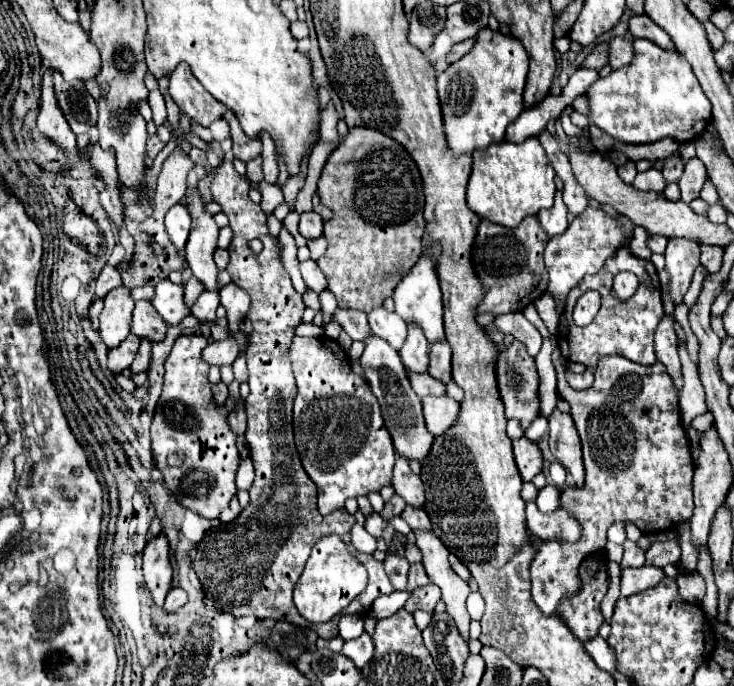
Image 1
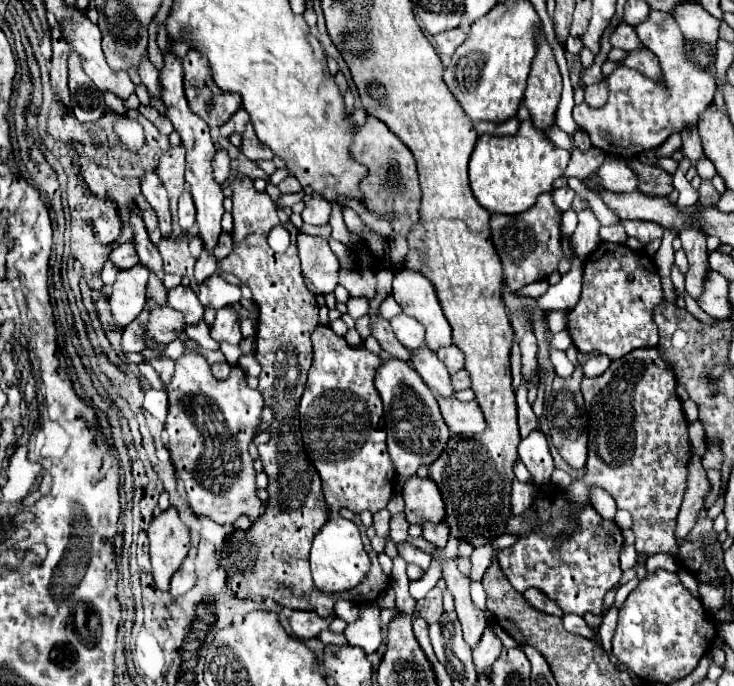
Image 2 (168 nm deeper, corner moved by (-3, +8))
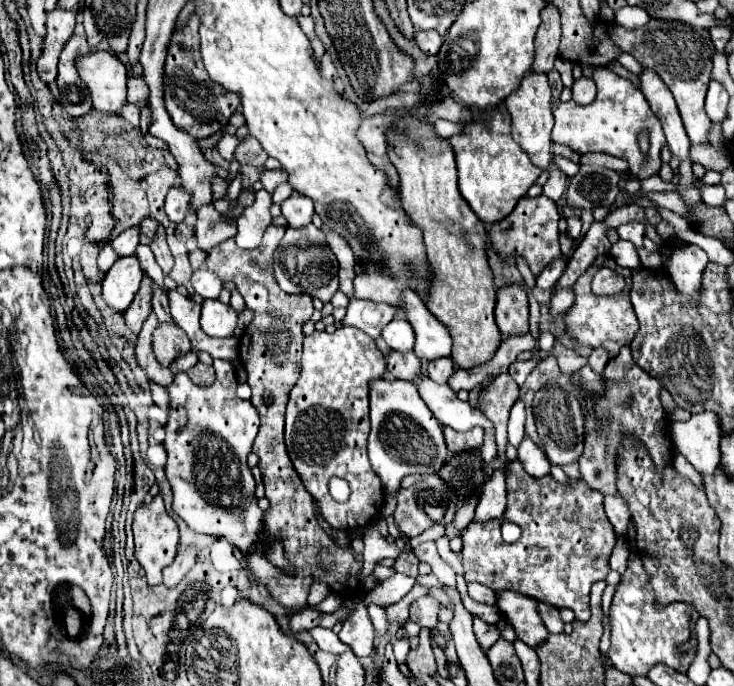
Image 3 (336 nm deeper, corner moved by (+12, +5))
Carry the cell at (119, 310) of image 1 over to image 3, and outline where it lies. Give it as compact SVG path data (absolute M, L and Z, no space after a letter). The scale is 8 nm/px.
M136 255L116 259L116 263L112 265L112 269L106 273L102 281L102 299L116 313L124 313L132 303L142 277L144 271L140 269Z

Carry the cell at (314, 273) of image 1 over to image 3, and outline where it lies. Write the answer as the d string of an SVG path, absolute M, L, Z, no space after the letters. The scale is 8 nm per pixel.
M314 225L304 229L288 227L284 239L274 251L274 277L286 293L306 293L310 297L318 297L320 301L330 301L338 291L338 263L326 247L322 229L316 229Z

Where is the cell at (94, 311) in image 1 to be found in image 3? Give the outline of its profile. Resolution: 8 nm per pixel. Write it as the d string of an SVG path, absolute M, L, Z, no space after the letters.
M106 243L106 245L102 247L100 255L98 255L98 269L100 269L100 273L106 273L116 259L118 259L118 255L116 255L116 253L112 251L112 247Z

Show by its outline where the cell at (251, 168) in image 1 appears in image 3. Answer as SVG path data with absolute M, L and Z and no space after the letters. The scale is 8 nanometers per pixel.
M264 169L262 175L260 175L260 183L262 183L262 187L264 187L268 193L272 193L272 191L276 189L276 185L282 183L282 181L286 181L284 169L274 169L274 171Z

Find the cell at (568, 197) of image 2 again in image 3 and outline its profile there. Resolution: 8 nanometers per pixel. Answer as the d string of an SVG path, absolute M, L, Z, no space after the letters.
M550 171L550 179L544 183L544 195L552 201L558 201L566 191L566 175L562 171Z

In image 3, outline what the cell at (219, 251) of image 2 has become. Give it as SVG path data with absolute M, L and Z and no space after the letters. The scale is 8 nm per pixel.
M208 205L208 207L200 207L200 211L198 211L198 223L196 223L194 235L198 241L198 249L210 251L224 239L234 237L236 225L224 221L222 215L212 205Z

